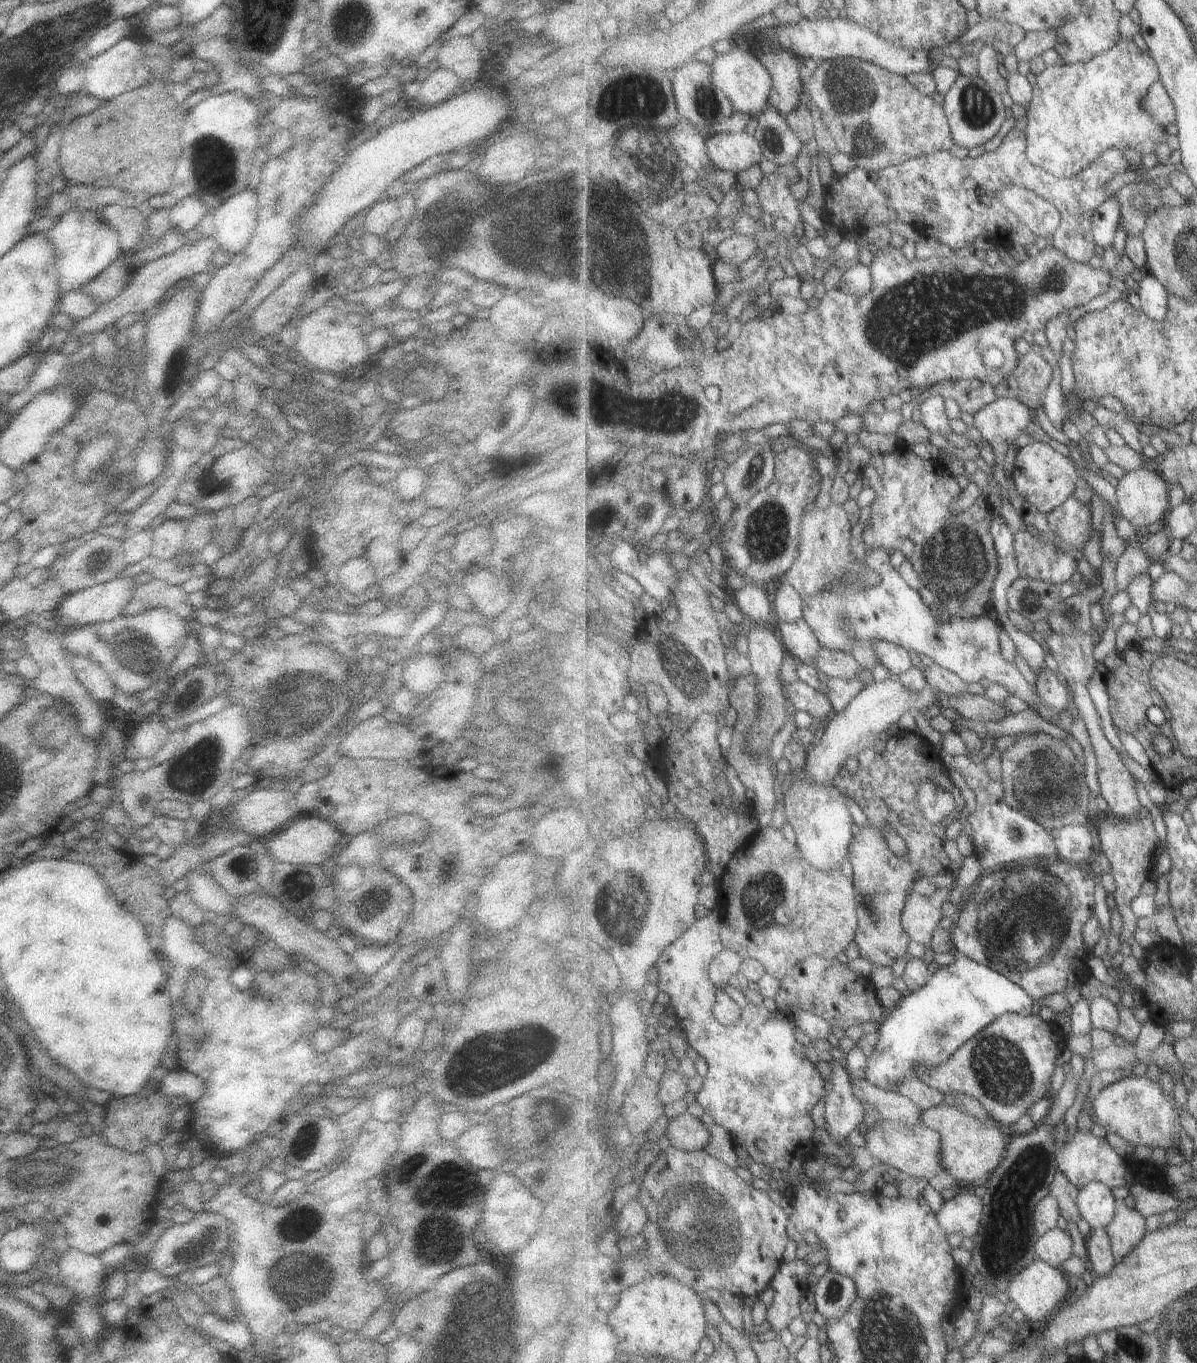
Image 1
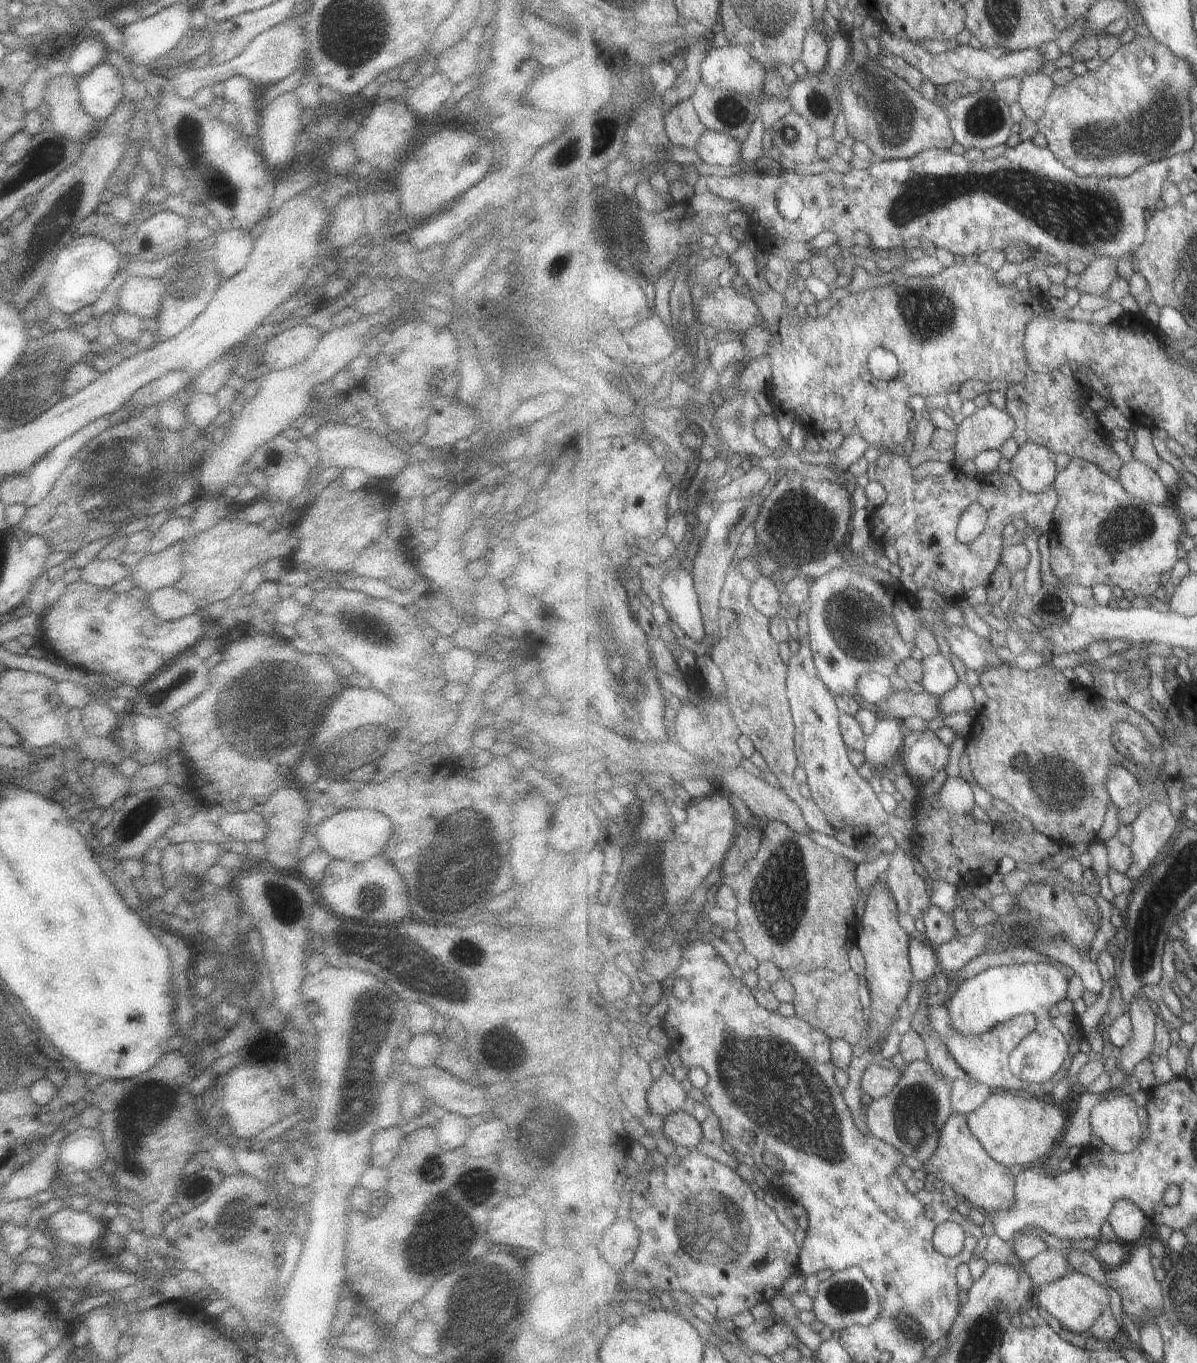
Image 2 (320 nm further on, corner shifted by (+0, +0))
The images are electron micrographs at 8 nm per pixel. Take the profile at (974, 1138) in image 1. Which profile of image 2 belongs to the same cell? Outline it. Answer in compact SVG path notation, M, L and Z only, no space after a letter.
M996 1091L991 1094L979 1108L967 1114L967 1121L973 1136L980 1141L982 1148L999 1164L1011 1168L1021 1165L1023 1168L1044 1162L1051 1154L1059 1141L1064 1137L1068 1127L1067 1112L1052 1103L1051 1099L1039 1100L1033 1096L1009 1091Z

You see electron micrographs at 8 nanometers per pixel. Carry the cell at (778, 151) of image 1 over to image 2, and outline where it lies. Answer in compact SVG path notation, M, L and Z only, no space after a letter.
M789 112L769 131L772 146L781 152L787 164L811 163L818 160L820 137L797 112Z

